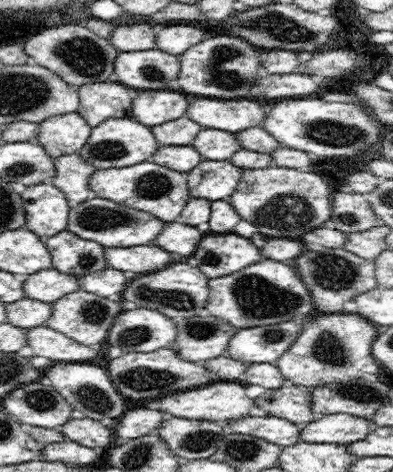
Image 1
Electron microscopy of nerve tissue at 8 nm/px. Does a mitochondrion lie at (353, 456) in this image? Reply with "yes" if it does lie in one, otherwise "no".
no

